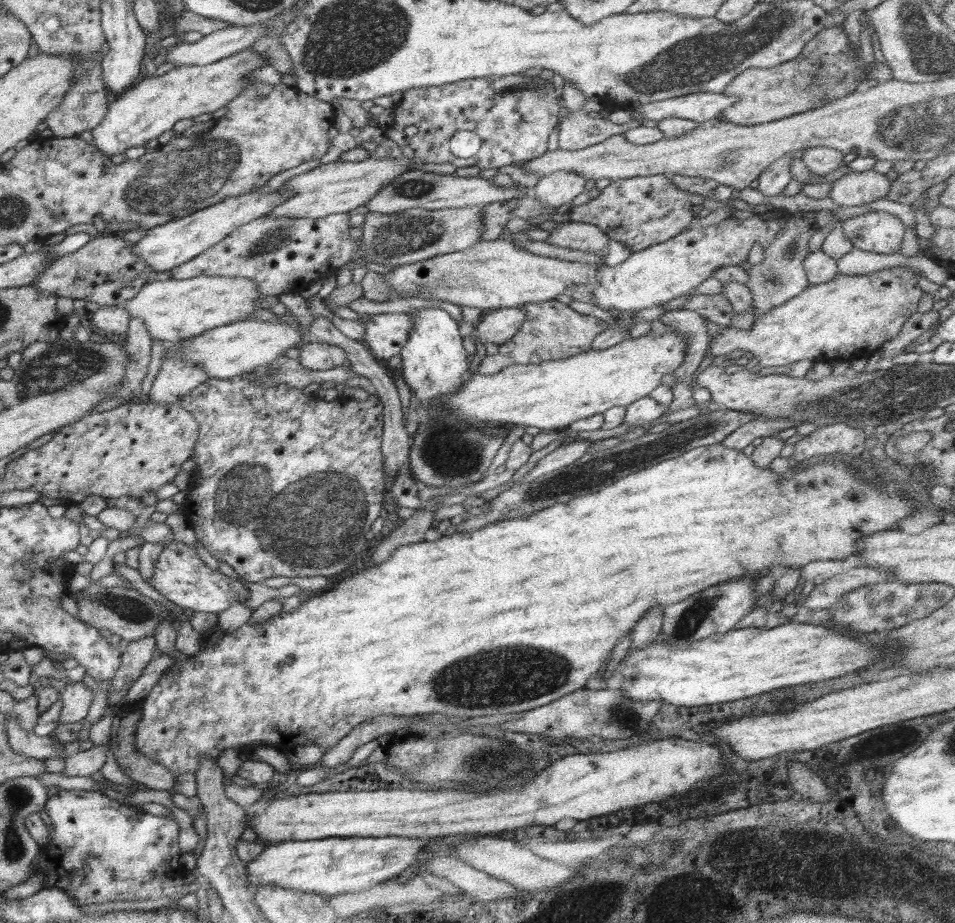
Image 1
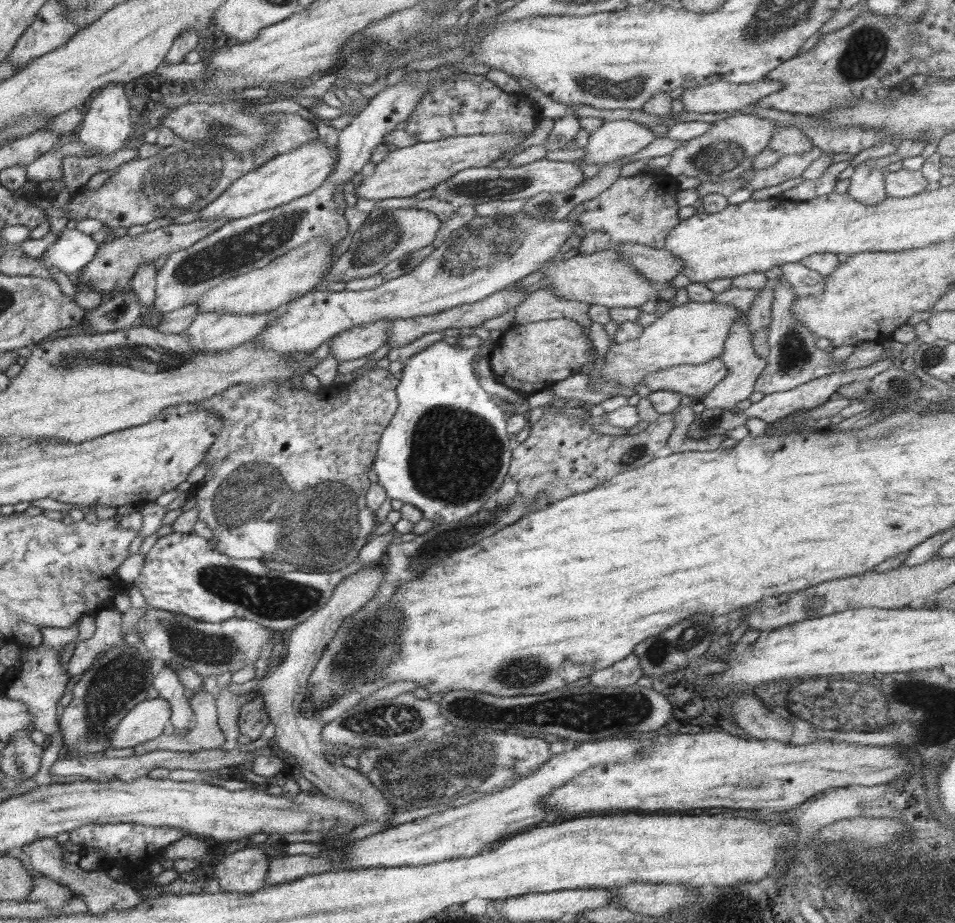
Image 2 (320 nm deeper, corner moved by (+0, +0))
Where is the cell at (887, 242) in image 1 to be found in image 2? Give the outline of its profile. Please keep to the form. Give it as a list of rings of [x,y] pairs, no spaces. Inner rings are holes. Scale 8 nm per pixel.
[[[871,160],[862,161],[851,178],[847,193],[852,199],[868,206],[880,204],[886,197],[885,175],[871,165]]]

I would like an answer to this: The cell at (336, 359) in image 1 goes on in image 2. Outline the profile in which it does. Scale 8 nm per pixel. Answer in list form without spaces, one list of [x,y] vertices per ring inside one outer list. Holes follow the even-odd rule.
[[[376,320],[340,332],[340,335],[330,340],[330,355],[339,363],[370,356],[386,345],[390,322],[392,321]]]

